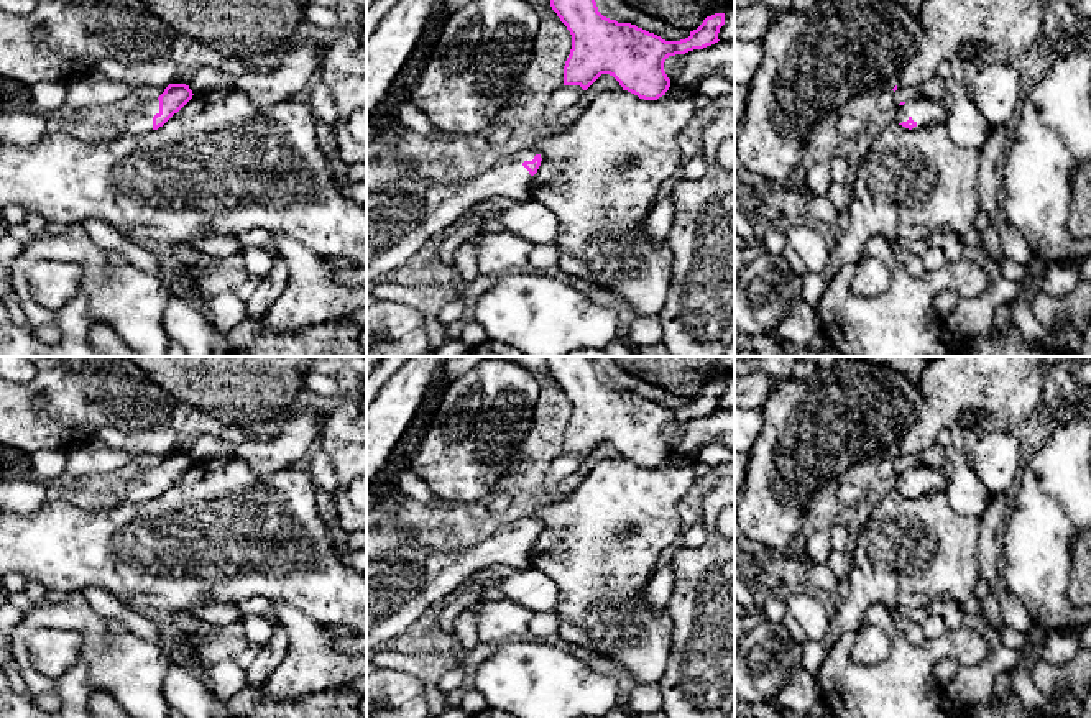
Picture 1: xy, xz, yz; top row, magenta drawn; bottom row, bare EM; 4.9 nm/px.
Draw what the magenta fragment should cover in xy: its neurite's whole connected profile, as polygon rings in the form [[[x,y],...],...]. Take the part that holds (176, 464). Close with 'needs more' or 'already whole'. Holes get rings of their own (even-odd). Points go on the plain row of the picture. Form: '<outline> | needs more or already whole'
[[[169,452],[154,468],[133,468],[123,475],[122,483],[115,488],[117,499],[141,503],[158,498],[177,481],[192,463],[189,453]]] | needs more

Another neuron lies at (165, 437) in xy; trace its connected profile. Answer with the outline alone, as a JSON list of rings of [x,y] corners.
[[[168,396],[168,404],[168,422],[138,434],[125,434],[113,427],[102,427],[94,437],[105,442],[110,449],[123,450],[130,455],[166,455],[184,440],[179,434],[181,403]]]

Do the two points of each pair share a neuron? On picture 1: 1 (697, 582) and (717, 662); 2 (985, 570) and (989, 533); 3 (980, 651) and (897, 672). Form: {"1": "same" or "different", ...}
{"1": "same", "2": "same", "3": "same"}

